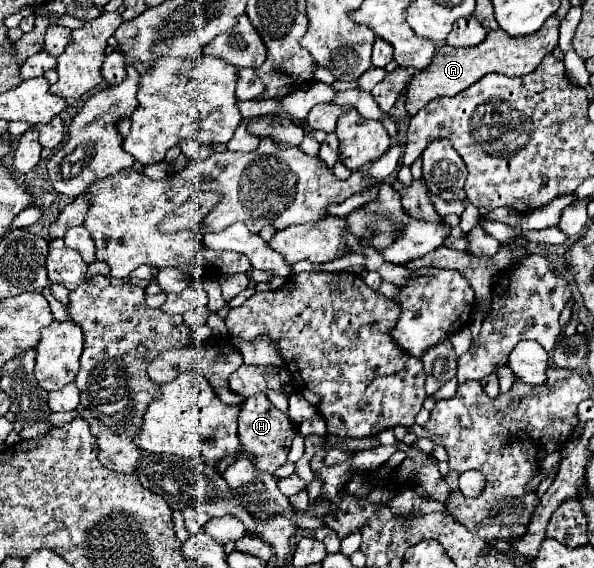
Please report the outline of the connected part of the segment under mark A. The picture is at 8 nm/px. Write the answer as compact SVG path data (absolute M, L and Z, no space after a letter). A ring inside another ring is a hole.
M551 17L547 19L547 23L535 33L535 35L525 35L521 37L511 37L507 35L503 29L491 31L487 35L487 39L475 47L467 47L467 49L455 49L451 45L443 45L435 59L431 61L429 67L417 71L413 75L413 79L407 85L407 93L405 93L405 109L407 115L415 115L419 109L423 109L429 101L447 95L453 97L461 91L465 91L467 87L471 87L473 83L477 83L483 75L487 73L501 73L507 77L521 77L531 73L539 61L551 53L555 49L559 41L559 19Z

